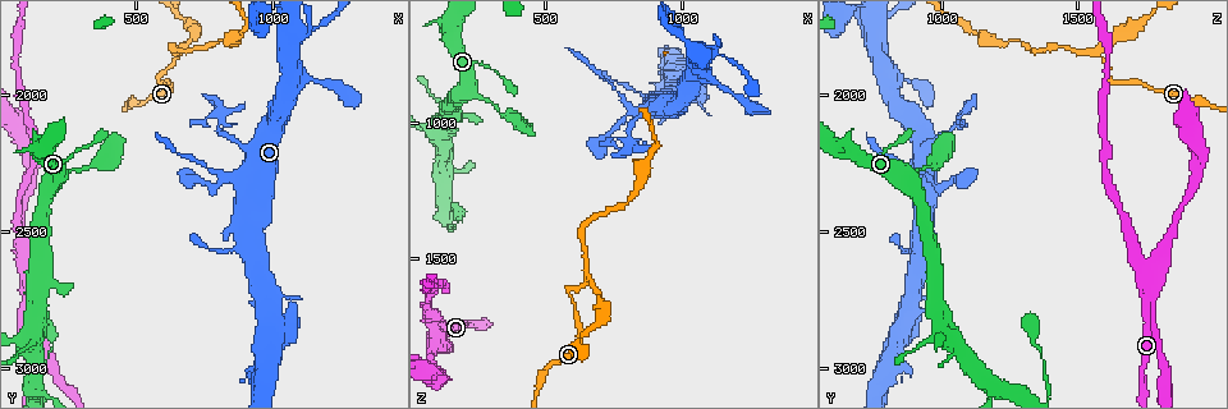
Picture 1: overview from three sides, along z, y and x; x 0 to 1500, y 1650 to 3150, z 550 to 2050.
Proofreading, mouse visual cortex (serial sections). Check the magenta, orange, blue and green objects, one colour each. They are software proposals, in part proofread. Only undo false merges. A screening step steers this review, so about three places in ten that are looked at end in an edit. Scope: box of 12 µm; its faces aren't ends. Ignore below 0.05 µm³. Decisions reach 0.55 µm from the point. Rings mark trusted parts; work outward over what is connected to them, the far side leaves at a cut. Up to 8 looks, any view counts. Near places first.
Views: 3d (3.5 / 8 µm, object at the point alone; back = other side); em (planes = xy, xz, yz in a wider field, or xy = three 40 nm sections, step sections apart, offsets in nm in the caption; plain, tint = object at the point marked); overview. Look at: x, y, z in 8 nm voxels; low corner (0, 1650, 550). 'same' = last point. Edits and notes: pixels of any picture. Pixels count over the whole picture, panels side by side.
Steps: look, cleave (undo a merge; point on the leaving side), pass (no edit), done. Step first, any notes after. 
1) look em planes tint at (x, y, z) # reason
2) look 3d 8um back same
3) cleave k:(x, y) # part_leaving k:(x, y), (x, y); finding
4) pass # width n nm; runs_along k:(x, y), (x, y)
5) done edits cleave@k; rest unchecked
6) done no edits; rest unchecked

look 3d 3.5um back at (810, 2100, 1060) # a narrow waist

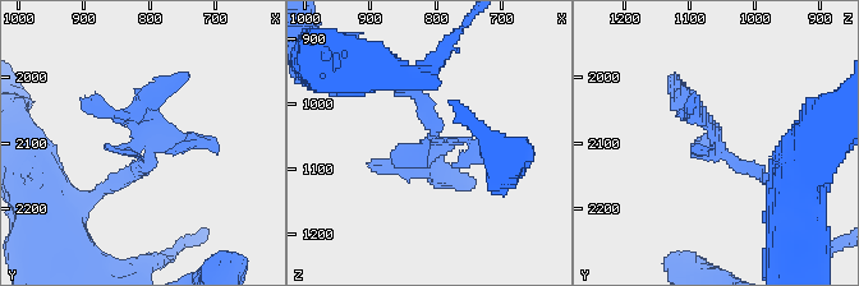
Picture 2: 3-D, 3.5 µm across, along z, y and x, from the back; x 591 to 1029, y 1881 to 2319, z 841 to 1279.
look em xy step 1 tint at (805, 2105, 1050)

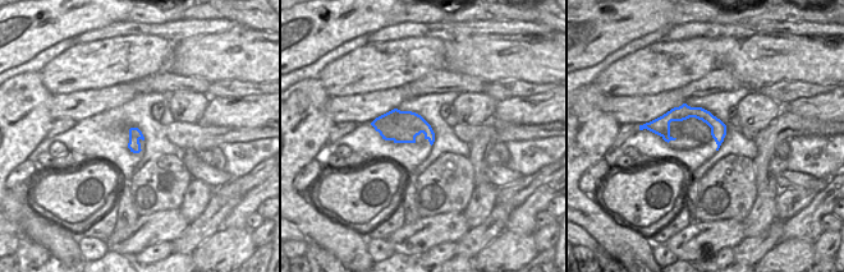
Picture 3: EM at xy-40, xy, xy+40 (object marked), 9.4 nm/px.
pass # one cell here

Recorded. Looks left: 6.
look 3d 3.5um at (650, 1860, 1570) # three arms meet

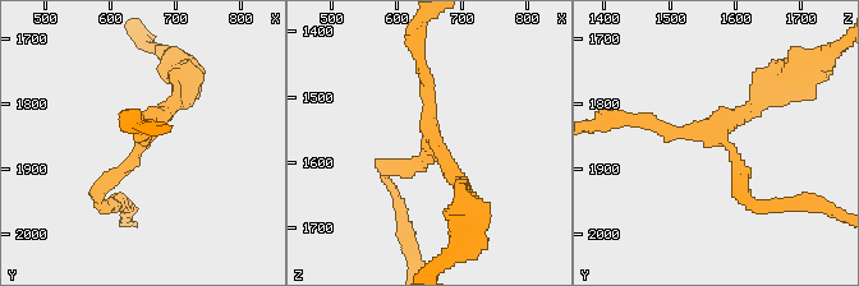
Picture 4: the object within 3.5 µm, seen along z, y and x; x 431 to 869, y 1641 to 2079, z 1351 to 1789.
look em xy step 3 tint at (650, 1855, 1580)

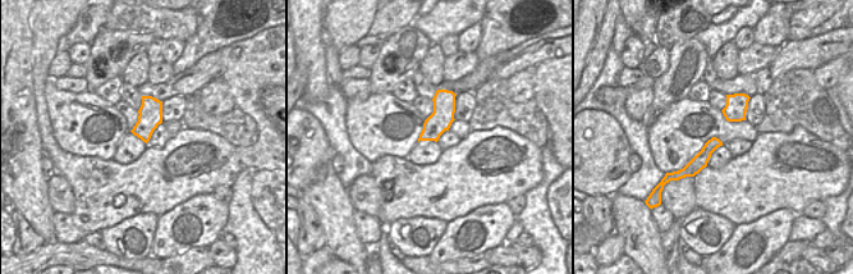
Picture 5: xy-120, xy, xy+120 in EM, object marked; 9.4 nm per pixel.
pass # arm_widths 150, 200, 200 nm; runs_along 4:(749, 199), (720, 137), (638, 118); one cell here

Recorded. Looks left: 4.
look 3d 8um at (110, 2670, 1770) # a fork

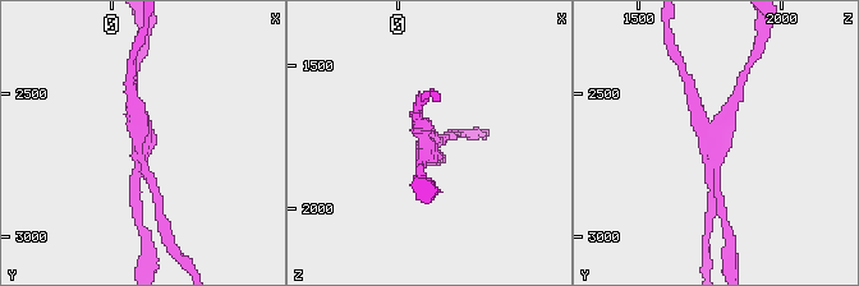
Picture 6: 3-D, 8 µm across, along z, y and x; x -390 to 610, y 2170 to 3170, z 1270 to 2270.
look 3d 3.5um at (100, 2670, 1760) # closer look

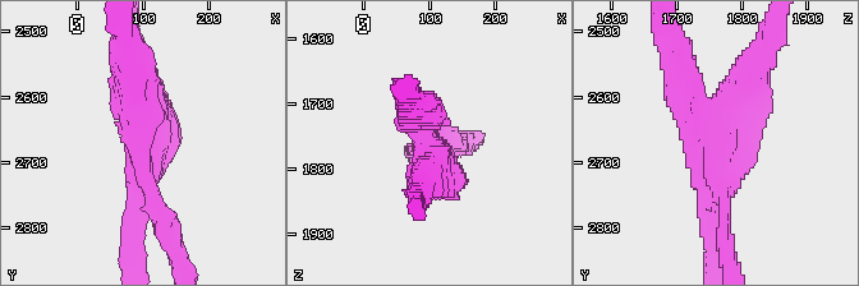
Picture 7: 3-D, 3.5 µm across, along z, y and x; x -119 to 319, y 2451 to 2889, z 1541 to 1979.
look em xy step 5 tint at (105, 2680, 1765) # now the EM

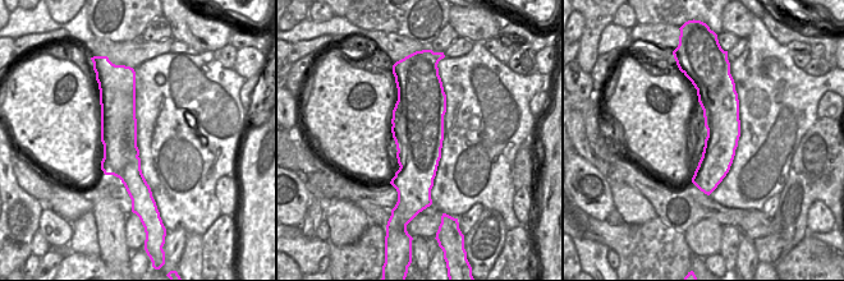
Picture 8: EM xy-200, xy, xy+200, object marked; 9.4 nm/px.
cleave 7:(449, 175) # width 480 nm; border 8:(134, 110), (129, 121), (101, 121); a second cell is stuck on

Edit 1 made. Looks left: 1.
done edits cleave@7; rest unchecked

